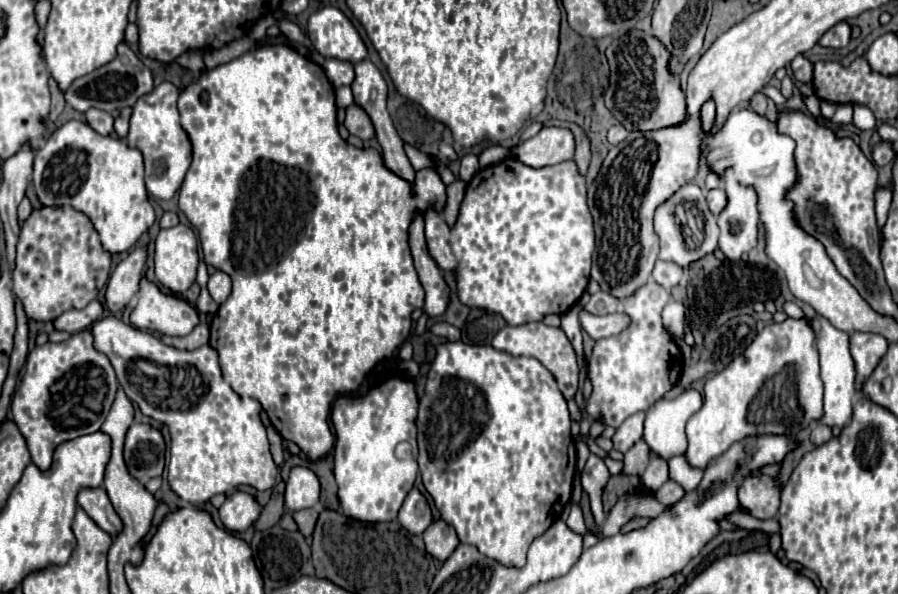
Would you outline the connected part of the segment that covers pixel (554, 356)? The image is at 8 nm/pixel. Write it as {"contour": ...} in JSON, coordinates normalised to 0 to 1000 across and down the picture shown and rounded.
{"contour":[[[586,544],[586,547],[577,547],[577,551],[561,551],[552,561],[552,567],[548,571],[548,584],[555,591],[561,591],[570,601],[595,601],[599,604],[619,638],[621,655],[626,658],[628,672],[635,675],[639,672],[641,658],[644,658],[644,638],[646,638],[646,621],[644,621],[644,601],[641,591],[637,584],[637,577],[633,574],[630,561],[626,554],[619,551],[610,551],[606,544]]]}

